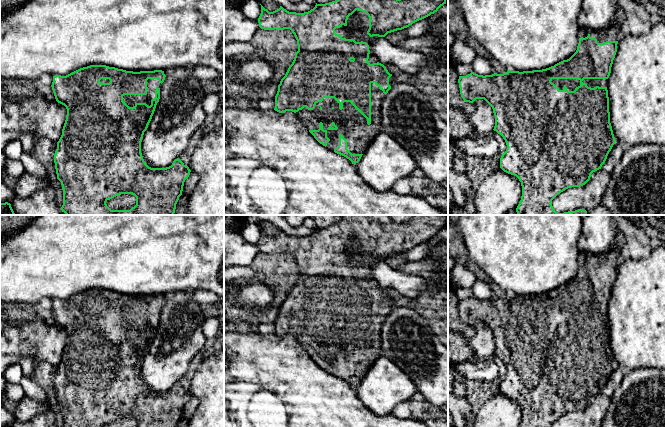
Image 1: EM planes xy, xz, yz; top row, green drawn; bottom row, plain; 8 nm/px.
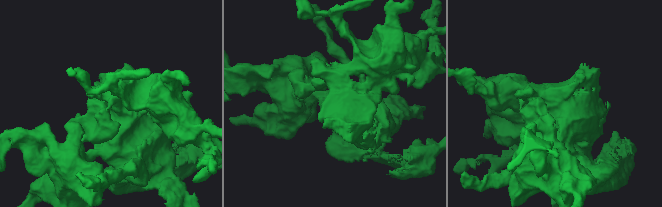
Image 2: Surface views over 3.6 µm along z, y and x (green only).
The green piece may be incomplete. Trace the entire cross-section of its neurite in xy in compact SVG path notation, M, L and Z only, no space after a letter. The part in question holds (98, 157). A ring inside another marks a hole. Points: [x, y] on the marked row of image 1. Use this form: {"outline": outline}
{"outline": "M90 65L80 68L66 76L53 76L52 90L58 103L67 109L66 120L62 129L62 135L57 142L57 149L54 154L54 163L57 179L61 182L63 189L62 212L66 215L174 215L176 204L182 195L185 180L189 177L191 170L179 158L175 159L171 166L166 168L151 168L143 159L141 153L141 142L144 132L152 119L157 103L160 99L160 88L166 75L162 70L154 71L126 71L106 65ZM121 194L132 194L136 197L136 205L130 210L111 210L106 202Z"}

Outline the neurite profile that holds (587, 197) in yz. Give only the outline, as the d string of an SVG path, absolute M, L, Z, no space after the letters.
M599 169L591 174L590 180L585 185L571 187L558 194L552 200L552 206L558 213L578 209L593 210L600 205L610 180L610 173Z

